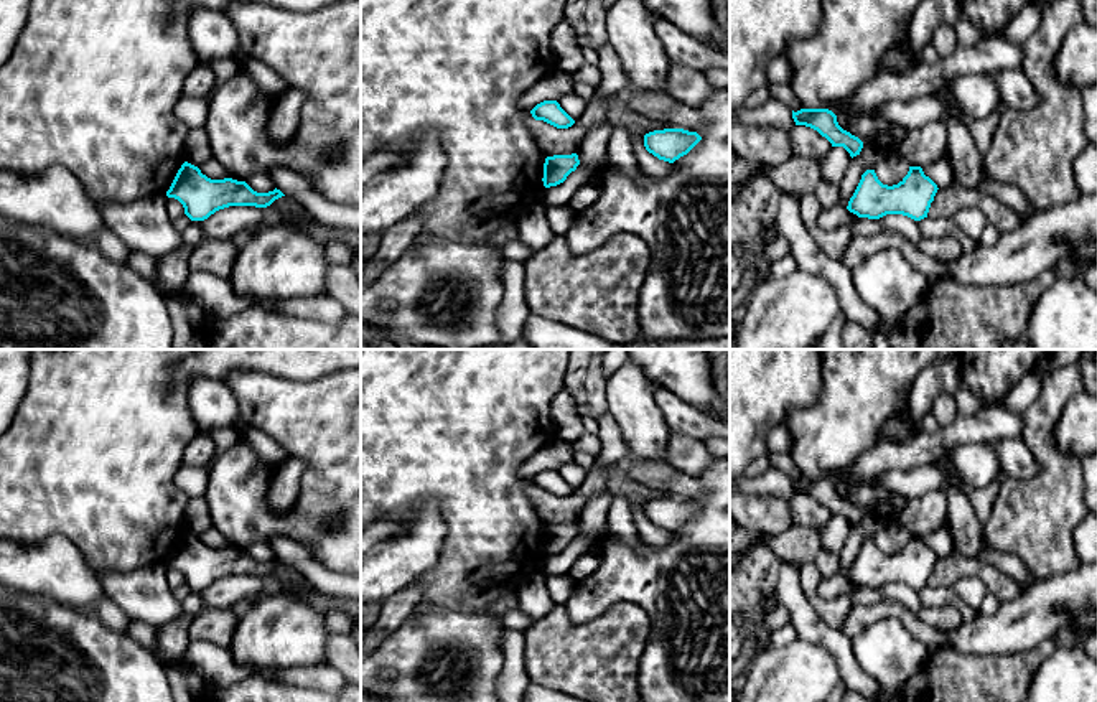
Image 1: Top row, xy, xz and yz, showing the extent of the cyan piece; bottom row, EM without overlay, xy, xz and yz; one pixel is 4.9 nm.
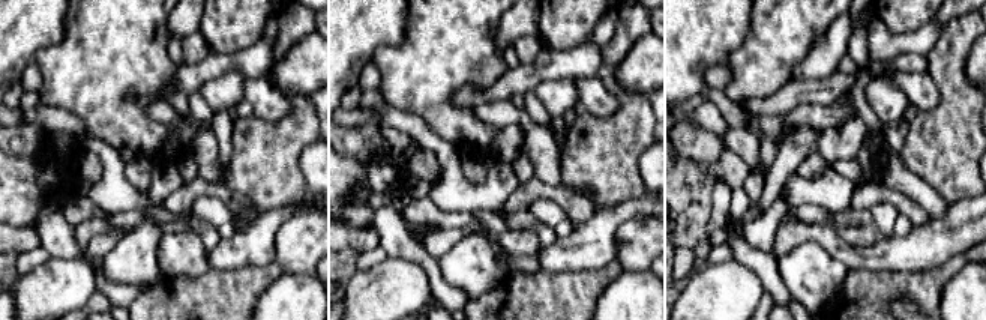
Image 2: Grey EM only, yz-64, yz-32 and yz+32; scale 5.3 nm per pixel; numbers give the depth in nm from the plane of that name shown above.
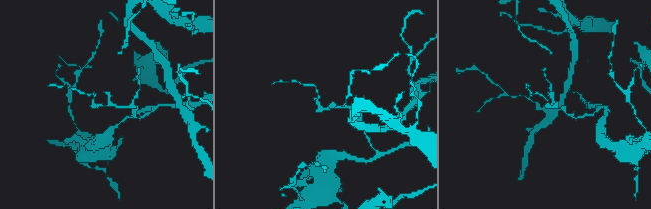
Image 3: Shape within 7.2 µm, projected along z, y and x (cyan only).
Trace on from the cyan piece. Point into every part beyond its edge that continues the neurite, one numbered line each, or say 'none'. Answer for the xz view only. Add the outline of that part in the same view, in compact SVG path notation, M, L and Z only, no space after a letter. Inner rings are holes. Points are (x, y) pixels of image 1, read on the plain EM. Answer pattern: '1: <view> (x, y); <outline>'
none

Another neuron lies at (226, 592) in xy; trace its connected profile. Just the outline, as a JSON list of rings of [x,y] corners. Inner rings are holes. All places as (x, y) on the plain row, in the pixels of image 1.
[[[229,575],[216,580],[208,588],[199,590],[203,606],[232,608],[239,601],[249,600],[270,588],[267,577],[255,575]]]

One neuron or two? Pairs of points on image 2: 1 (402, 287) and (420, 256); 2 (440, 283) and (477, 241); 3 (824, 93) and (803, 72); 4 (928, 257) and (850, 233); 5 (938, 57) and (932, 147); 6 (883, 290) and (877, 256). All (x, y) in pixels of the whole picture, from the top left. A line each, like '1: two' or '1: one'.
1: two
2: two
3: two
4: two
5: one
6: two

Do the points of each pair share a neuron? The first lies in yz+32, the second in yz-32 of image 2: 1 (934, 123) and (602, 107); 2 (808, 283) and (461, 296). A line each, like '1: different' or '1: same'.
1: different
2: different

